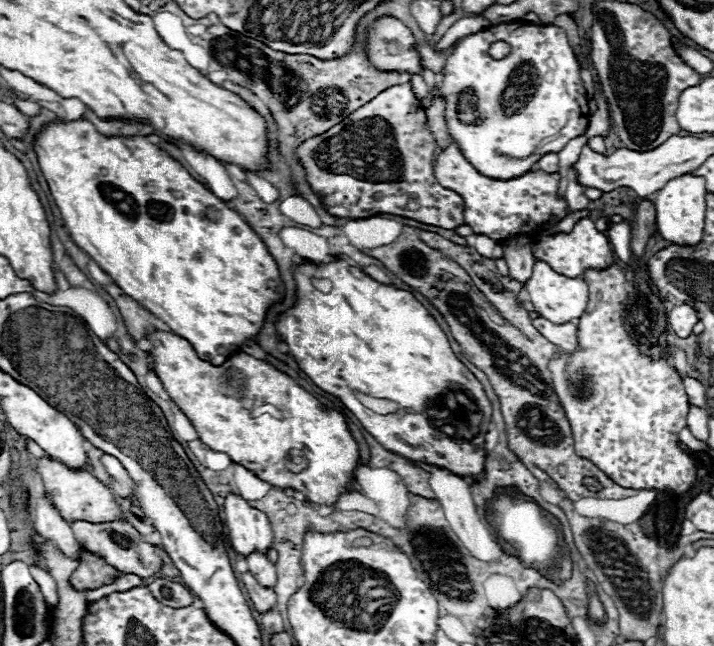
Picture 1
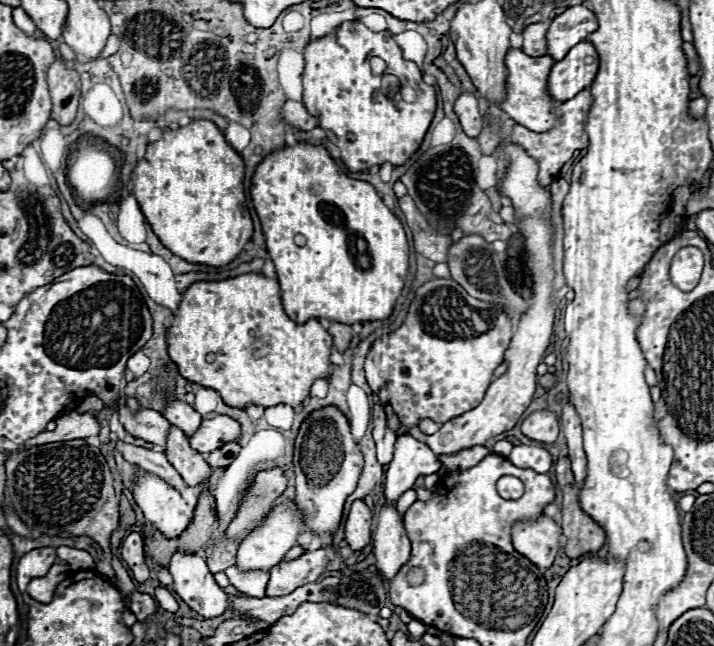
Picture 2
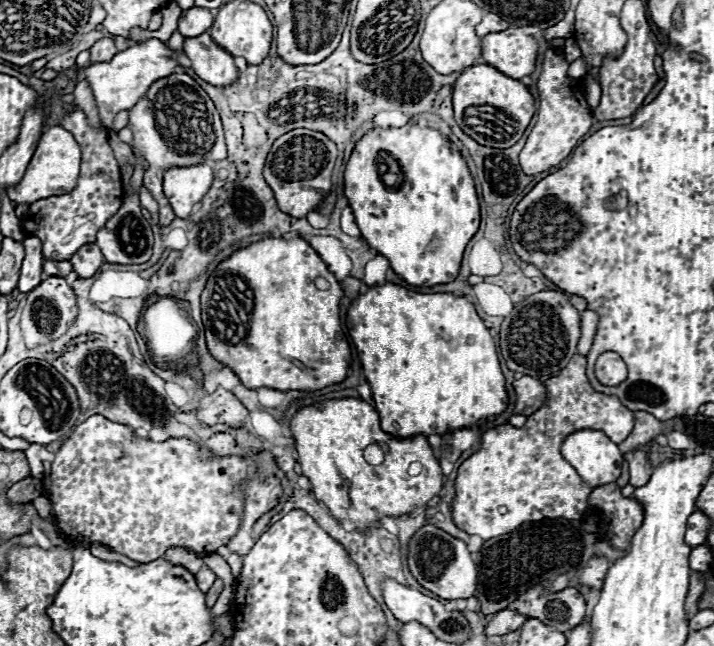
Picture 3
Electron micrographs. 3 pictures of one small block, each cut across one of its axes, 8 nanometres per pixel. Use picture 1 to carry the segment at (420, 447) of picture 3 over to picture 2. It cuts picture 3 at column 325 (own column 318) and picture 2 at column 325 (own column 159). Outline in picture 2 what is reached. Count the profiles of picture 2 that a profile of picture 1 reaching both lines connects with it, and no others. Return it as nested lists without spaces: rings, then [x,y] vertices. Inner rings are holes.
[[[240,274],[236,278],[190,284],[166,330],[166,348],[170,360],[186,380],[216,390],[228,406],[298,406],[308,398],[310,386],[316,378],[330,376],[332,336],[316,318],[310,318],[304,324],[290,320],[282,308],[280,286],[276,280],[266,278],[264,274]]]

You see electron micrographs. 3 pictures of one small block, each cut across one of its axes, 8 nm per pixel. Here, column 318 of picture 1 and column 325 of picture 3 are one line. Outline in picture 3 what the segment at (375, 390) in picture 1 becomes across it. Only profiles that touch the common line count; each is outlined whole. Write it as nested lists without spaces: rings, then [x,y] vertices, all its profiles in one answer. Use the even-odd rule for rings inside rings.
[[[268,238],[250,244],[234,252],[228,260],[220,262],[202,292],[202,320],[206,328],[208,350],[250,390],[272,388],[282,392],[310,392],[340,384],[348,376],[348,366],[352,360],[352,350],[344,338],[340,324],[342,296],[344,290],[340,282],[306,240],[294,238],[292,242],[288,242],[284,238]],[[318,276],[324,276],[330,282],[330,290],[322,292],[314,286],[314,280]]]

